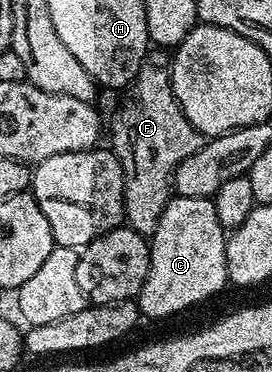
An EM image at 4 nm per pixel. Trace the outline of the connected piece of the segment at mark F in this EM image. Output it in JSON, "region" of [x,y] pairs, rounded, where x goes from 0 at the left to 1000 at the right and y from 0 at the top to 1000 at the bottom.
{"region":[[[581,145],[548,148],[449,258],[419,320],[401,320],[397,360],[419,368],[412,401],[449,444],[456,597],[500,624],[563,634],[603,559],[625,546],[647,452],[706,409],[735,409],[750,366],[676,312],[625,234],[625,180]]]}

